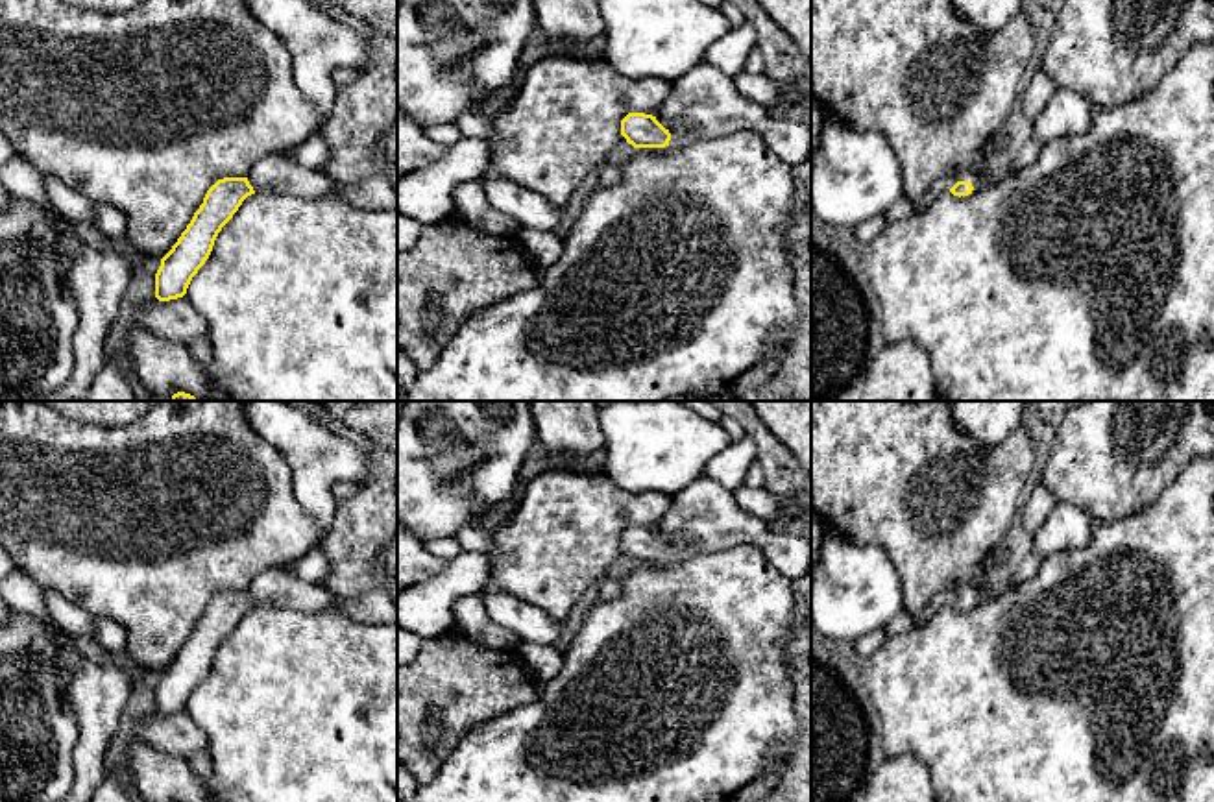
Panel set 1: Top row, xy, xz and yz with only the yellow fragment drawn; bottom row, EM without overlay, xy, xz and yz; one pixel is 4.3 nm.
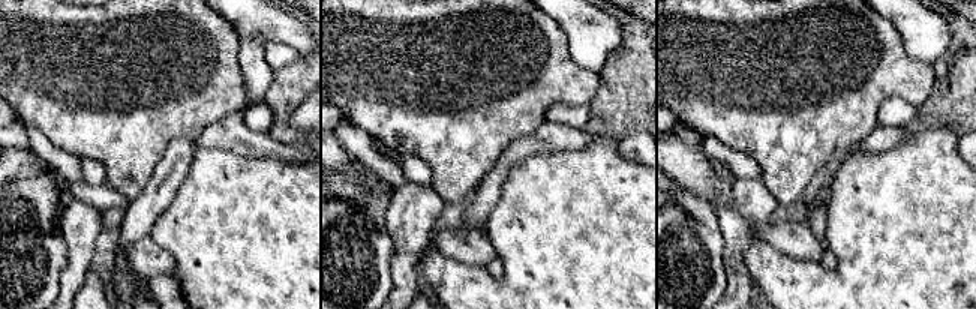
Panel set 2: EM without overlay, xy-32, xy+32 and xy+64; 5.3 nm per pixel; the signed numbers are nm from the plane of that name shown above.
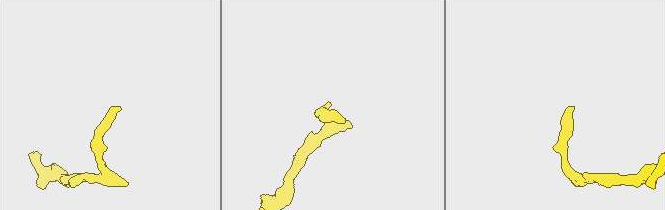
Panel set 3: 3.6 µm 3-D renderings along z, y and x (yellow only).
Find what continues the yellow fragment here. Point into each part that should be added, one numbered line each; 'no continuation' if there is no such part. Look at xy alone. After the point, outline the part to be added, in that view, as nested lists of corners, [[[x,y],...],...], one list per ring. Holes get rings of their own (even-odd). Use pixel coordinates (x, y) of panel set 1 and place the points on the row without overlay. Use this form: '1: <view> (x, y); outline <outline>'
1: xy (278, 588); outline [[[288,565],[257,575],[248,588],[248,595],[255,606],[286,608],[303,614],[338,608],[358,623],[397,623],[397,606],[386,589],[371,588],[357,599],[344,599],[322,584],[301,580]]]

